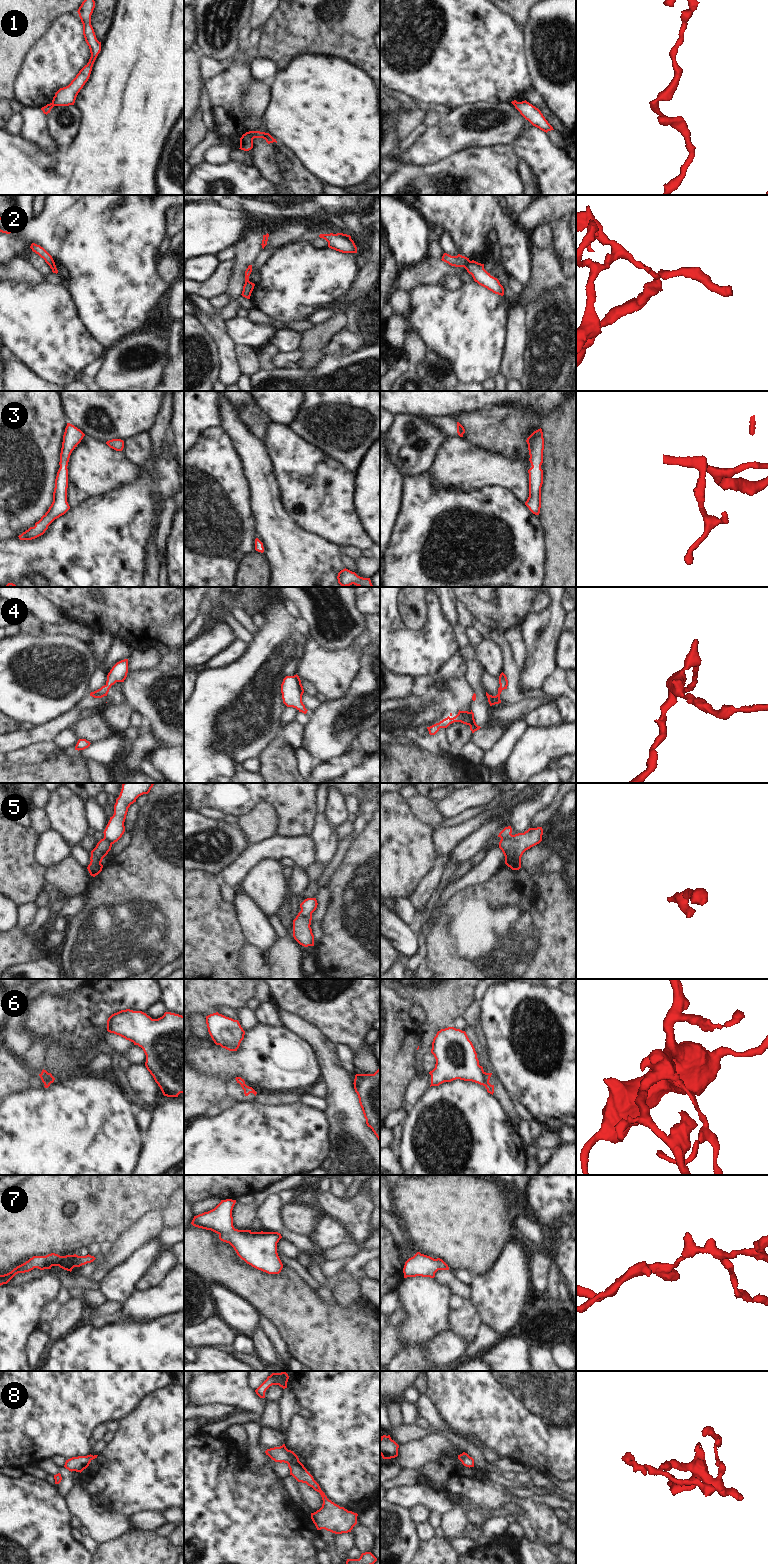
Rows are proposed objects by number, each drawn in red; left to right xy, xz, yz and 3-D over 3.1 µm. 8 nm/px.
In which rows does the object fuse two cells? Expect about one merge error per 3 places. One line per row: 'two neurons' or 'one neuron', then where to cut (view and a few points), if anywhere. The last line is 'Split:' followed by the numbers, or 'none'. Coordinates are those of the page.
1: two neurons; cut xz (247, 132), (252, 140)
2: two neurons; cut yz (470, 261), (464, 267)
3: one neuron; cut none
4: one neuron; cut none
5: two neurons; cut xz (300, 911), (311, 919)
6: one neuron; cut none
7: one neuron; cut none
8: two neurons; cut xz (287, 1450), (290, 1456), (288, 1464)
Split: 1, 2, 5, 8

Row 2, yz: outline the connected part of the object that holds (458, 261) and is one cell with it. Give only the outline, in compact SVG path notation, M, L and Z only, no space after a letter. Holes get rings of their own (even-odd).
M444 253L442 256L442 261L448 263L451 266L455 267L466 267L470 262L469 258L458 254L457 256L451 256L447 253Z

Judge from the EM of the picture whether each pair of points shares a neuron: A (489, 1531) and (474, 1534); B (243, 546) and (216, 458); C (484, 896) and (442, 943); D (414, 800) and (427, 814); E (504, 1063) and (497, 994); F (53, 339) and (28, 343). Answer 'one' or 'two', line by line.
A: two
B: one
C: one
D: one
E: one
F: one

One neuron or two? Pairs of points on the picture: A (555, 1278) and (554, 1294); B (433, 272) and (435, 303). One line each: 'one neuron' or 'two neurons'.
A: one neuron
B: two neurons

